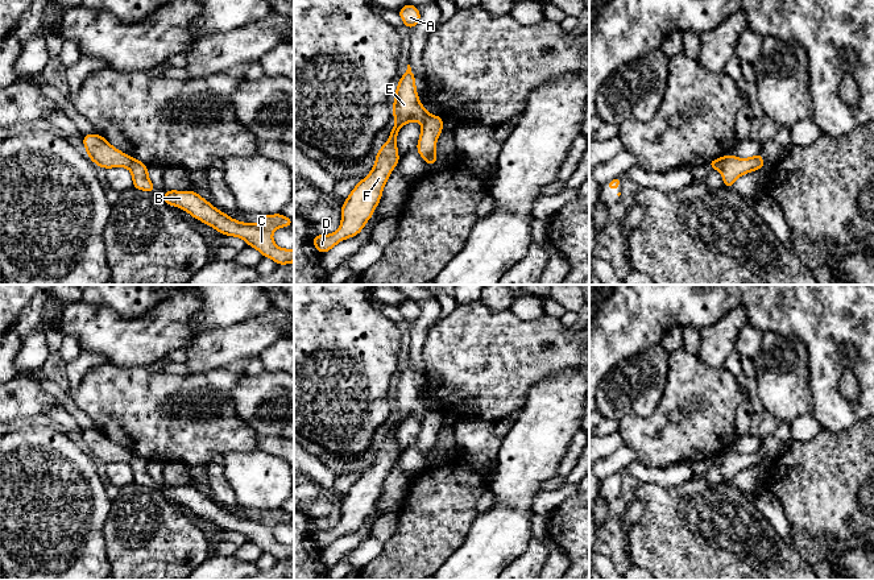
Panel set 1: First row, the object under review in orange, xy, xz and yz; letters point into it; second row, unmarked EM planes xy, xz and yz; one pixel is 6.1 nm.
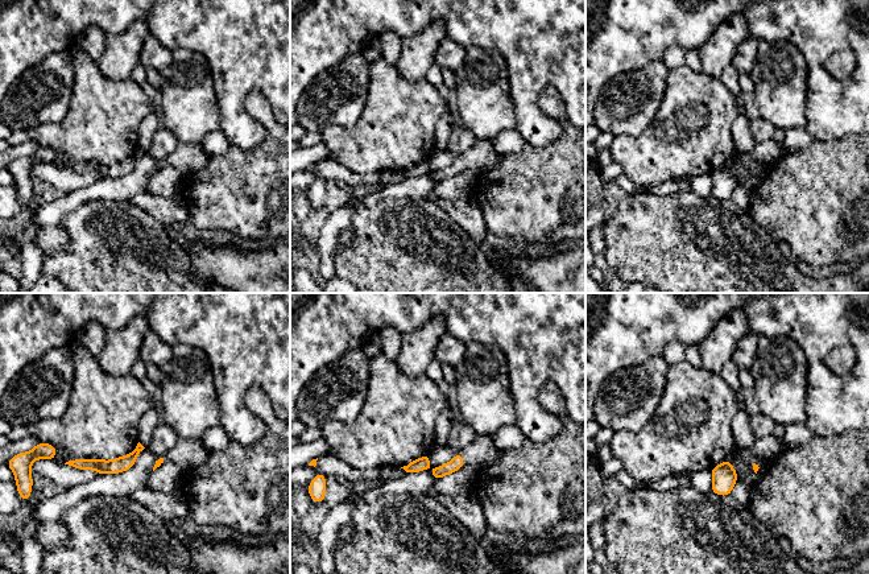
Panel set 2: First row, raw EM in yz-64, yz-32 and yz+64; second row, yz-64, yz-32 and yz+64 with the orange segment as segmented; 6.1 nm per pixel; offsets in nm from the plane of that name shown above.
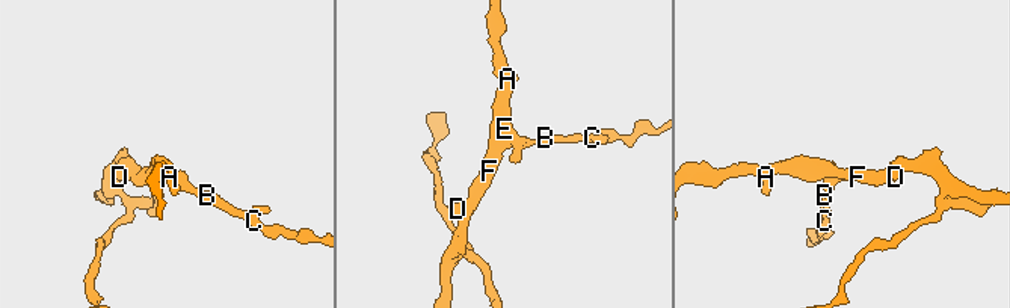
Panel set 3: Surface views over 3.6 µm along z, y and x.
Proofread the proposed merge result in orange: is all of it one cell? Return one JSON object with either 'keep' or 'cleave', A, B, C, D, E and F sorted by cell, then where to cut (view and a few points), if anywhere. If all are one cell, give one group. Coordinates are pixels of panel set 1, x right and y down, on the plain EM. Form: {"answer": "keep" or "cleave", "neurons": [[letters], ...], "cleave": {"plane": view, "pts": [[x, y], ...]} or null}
{"answer": "cleave", "neurons": [["A", "D", "E", "F"], ["B", "C"]], "cleave": {"plane": "xy", "pts": [[132, 454], [129, 463]]}}

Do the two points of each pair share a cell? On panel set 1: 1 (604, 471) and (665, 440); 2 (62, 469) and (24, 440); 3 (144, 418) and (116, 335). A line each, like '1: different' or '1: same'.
1: different
2: same
3: different

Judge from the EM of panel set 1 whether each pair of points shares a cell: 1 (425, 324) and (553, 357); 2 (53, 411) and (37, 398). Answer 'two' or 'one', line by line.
1: two
2: two

